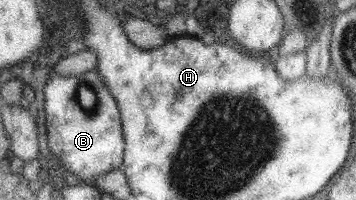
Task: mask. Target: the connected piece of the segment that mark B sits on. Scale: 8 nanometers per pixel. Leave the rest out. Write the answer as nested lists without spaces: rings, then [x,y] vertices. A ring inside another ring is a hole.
[[[96,71],[74,76],[50,73],[44,87],[46,133],[54,157],[70,171],[70,181],[89,182],[94,177],[124,164],[125,137],[121,129],[120,108],[109,87]]]

